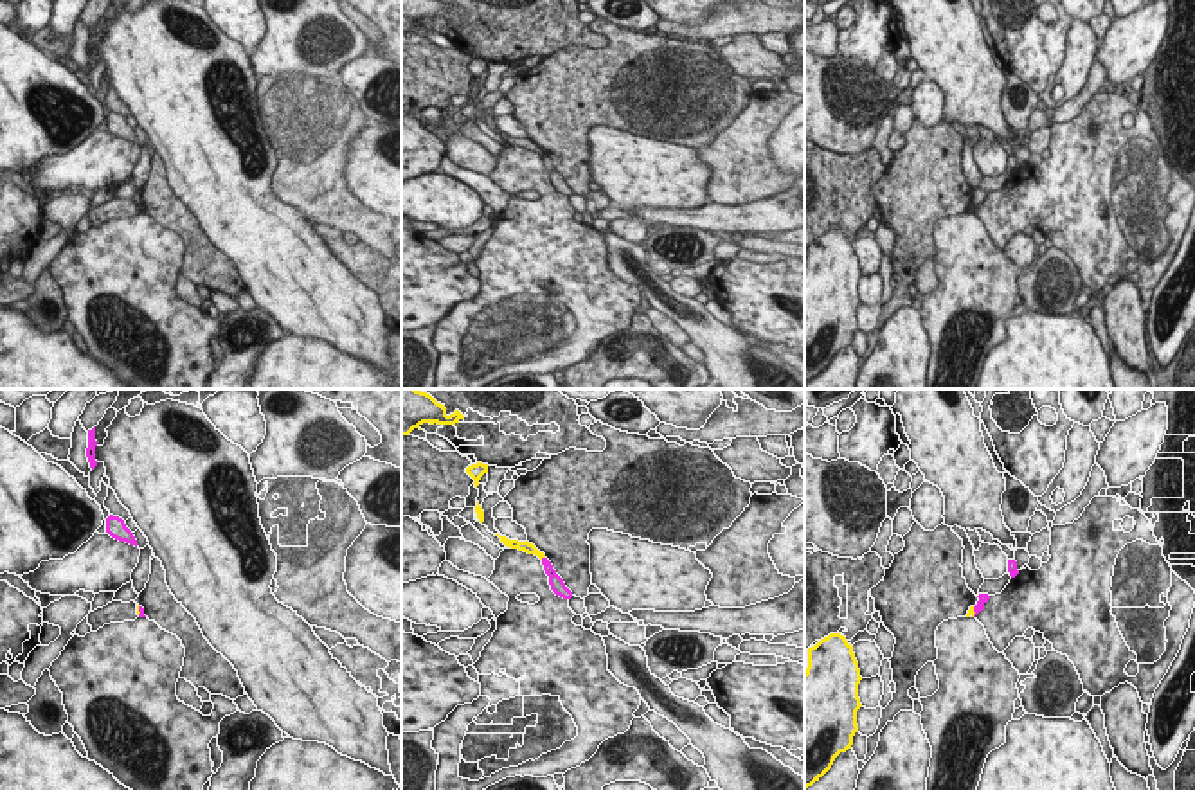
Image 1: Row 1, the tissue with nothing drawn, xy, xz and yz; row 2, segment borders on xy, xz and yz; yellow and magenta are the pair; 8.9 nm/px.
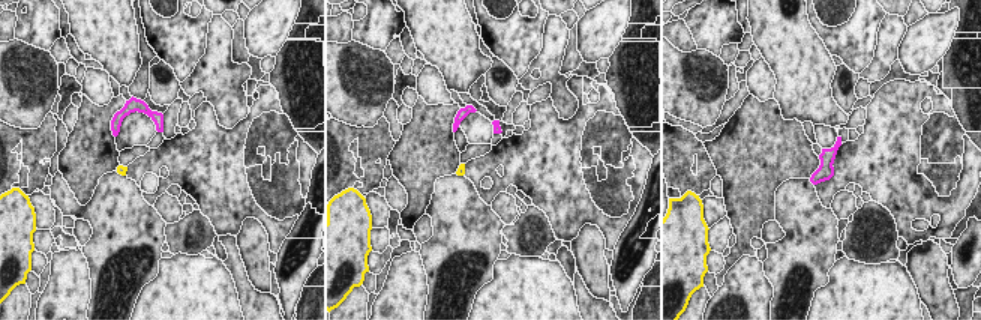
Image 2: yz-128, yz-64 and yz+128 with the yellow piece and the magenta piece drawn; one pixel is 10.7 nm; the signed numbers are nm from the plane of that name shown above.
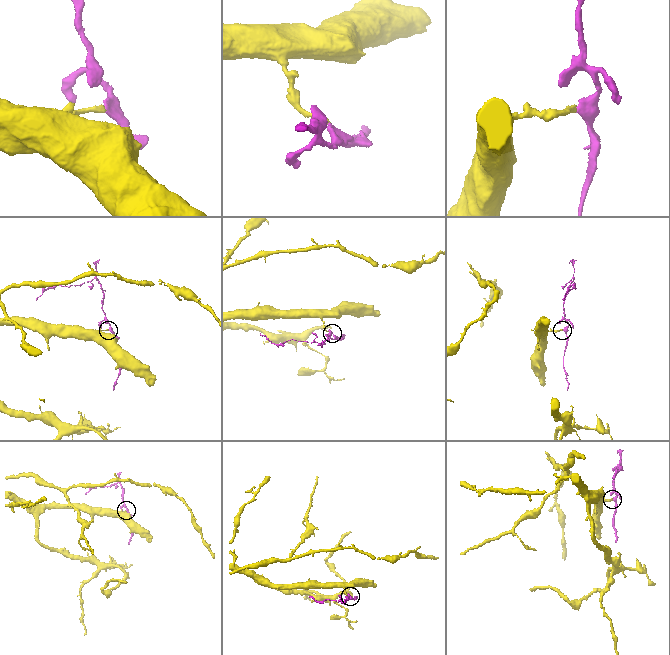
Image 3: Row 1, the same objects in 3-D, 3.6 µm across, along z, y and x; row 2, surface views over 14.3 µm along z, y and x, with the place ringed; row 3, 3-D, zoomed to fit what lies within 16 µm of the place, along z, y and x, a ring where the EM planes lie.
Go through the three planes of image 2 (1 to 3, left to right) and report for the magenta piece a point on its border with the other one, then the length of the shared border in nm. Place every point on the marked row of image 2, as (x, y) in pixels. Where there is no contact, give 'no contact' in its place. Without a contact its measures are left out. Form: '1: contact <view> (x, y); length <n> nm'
1: no contact
2: no contact
3: no contact

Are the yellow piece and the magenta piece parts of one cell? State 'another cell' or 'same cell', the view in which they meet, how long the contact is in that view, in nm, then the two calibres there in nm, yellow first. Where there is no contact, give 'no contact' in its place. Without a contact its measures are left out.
another cell | xz | 50 nm | 100/120 nm

